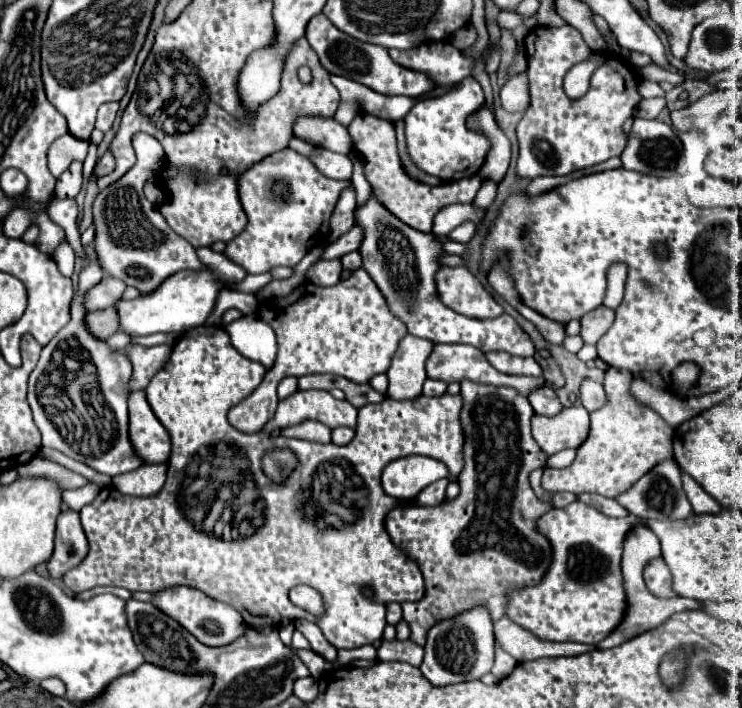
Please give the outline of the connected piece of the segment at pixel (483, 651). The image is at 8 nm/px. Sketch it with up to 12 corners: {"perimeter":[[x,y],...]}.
{"perimeter":[[483,605],[437,621],[421,673],[433,685],[481,679],[493,667]]}

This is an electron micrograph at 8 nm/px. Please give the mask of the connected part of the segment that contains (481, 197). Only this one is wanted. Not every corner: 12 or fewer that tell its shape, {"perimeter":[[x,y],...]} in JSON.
{"perimeter":[[485,179],[473,207],[487,209],[495,201],[497,181]]}

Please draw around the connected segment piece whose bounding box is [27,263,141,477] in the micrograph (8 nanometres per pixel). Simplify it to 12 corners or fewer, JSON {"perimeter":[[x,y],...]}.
{"perimeter":[[79,273],[71,321],[27,399],[43,447],[99,473],[137,469],[129,359],[91,337]]}

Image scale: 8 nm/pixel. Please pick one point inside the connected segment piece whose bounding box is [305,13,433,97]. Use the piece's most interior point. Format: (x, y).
(371, 65)

